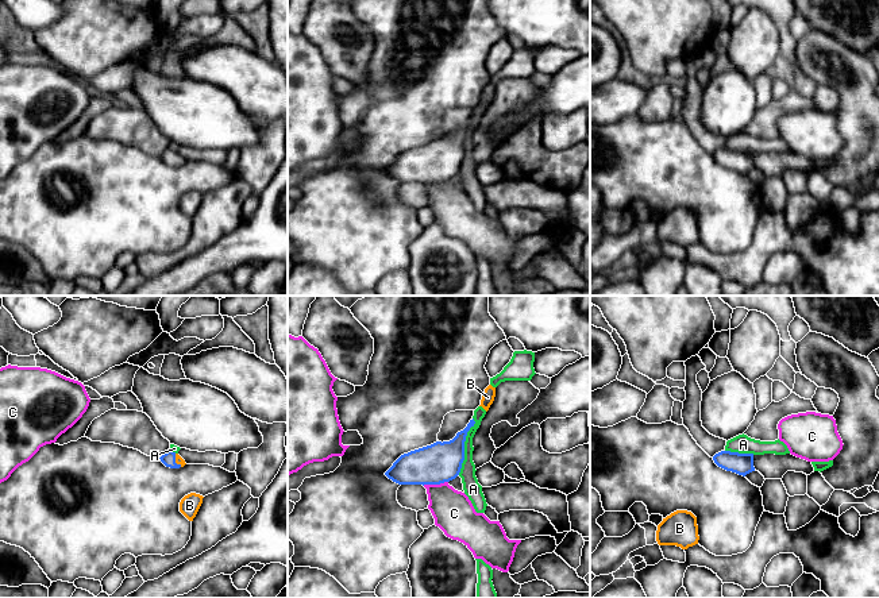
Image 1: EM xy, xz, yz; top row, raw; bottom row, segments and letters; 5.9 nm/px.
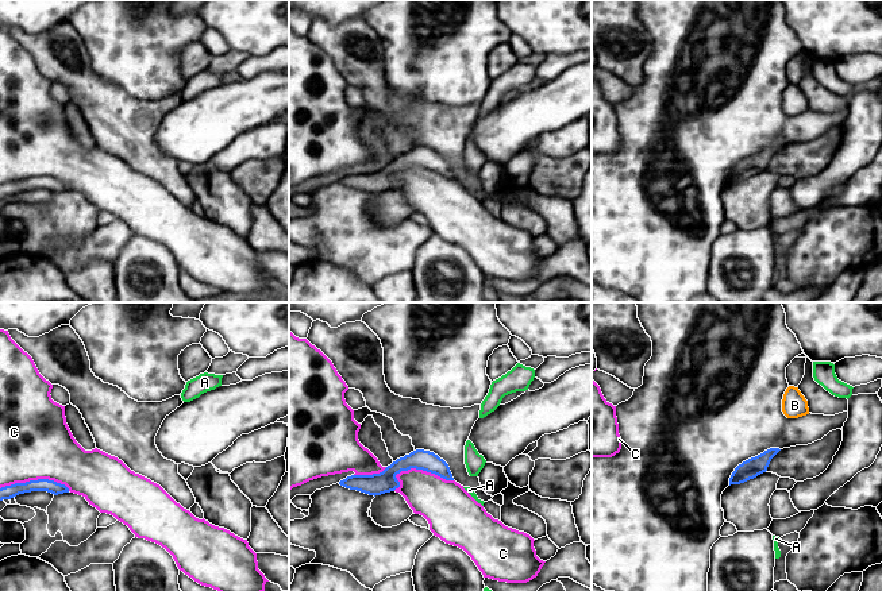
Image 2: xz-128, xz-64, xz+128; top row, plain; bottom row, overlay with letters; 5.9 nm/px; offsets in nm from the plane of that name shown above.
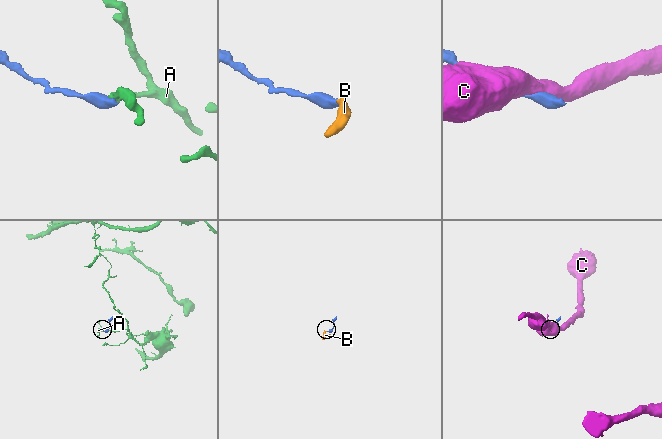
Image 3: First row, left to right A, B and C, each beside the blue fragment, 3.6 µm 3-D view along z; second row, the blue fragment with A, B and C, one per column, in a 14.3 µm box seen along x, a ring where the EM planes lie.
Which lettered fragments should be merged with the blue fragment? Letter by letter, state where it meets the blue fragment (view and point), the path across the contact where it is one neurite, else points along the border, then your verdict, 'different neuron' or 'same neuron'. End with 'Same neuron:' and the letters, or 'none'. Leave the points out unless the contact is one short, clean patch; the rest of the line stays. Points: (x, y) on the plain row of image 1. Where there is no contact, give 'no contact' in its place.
A: meets blue in xz at (463, 143); border along xz (473, 115), (474, 120), (465, 139), (465, 157), (458, 172); different neuron
B: meets blue in xy at (174, 158); runs through xy (169, 155), (174, 158), (178, 157); same neuron
C: meets blue in xz at (435, 181); different neuron
Same neuron: B

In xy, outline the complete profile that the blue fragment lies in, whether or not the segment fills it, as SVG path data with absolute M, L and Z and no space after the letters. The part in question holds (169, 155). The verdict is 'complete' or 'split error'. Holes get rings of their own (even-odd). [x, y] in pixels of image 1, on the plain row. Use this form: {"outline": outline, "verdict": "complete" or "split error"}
{"outline": "M170 147L166 151L163 151L159 157L166 165L170 166L180 166L186 162L185 158L178 151Z", "verdict": "split error"}

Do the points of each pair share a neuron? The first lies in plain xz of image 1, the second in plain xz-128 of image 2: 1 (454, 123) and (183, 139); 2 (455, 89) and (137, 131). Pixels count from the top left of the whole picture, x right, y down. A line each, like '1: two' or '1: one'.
1: two
2: two

